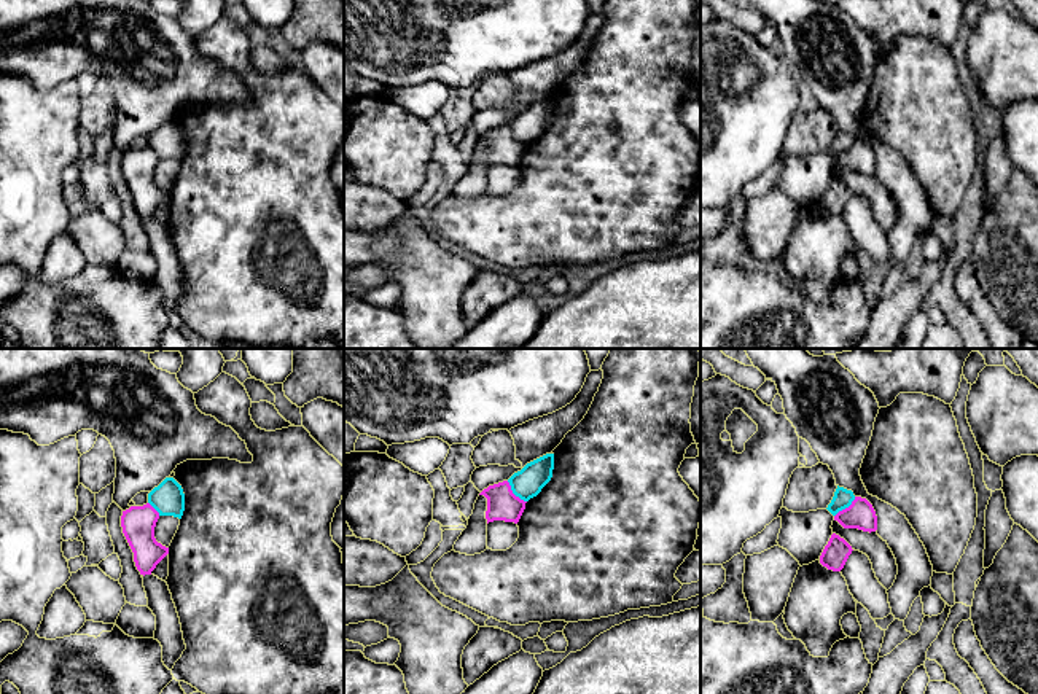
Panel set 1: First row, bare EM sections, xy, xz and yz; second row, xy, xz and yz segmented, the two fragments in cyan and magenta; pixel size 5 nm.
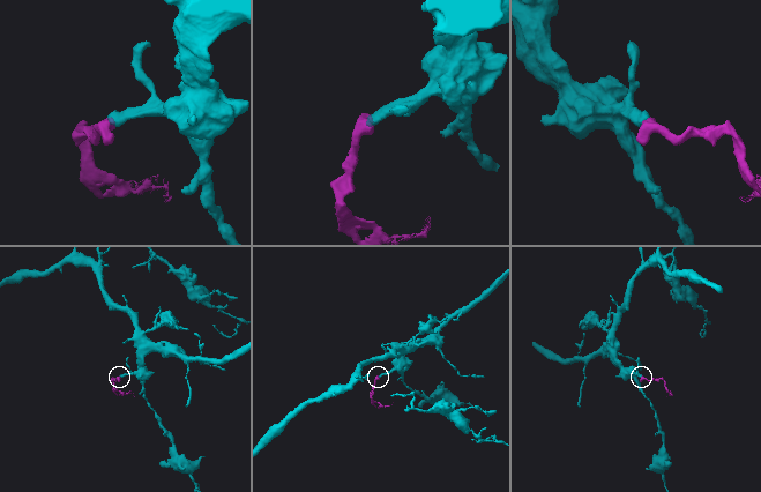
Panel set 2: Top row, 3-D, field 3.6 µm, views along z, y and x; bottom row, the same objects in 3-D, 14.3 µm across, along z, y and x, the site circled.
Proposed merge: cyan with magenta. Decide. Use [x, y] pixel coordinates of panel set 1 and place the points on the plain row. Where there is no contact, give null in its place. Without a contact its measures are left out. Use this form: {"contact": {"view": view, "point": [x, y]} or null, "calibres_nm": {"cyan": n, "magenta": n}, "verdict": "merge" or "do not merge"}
{"contact": {"view": "xz", "point": [515, 137]}, "calibres_nm": {"cyan": 150, "magenta": 160}, "verdict": "do not merge"}

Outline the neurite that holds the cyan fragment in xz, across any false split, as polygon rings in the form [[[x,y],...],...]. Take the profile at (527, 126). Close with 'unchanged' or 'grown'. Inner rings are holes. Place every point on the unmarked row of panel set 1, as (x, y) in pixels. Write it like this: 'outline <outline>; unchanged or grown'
outline [[[546,97],[530,107],[521,115],[514,116],[508,126],[516,140],[524,145],[537,140],[541,132],[551,124],[554,113],[554,97]]]; unchanged

